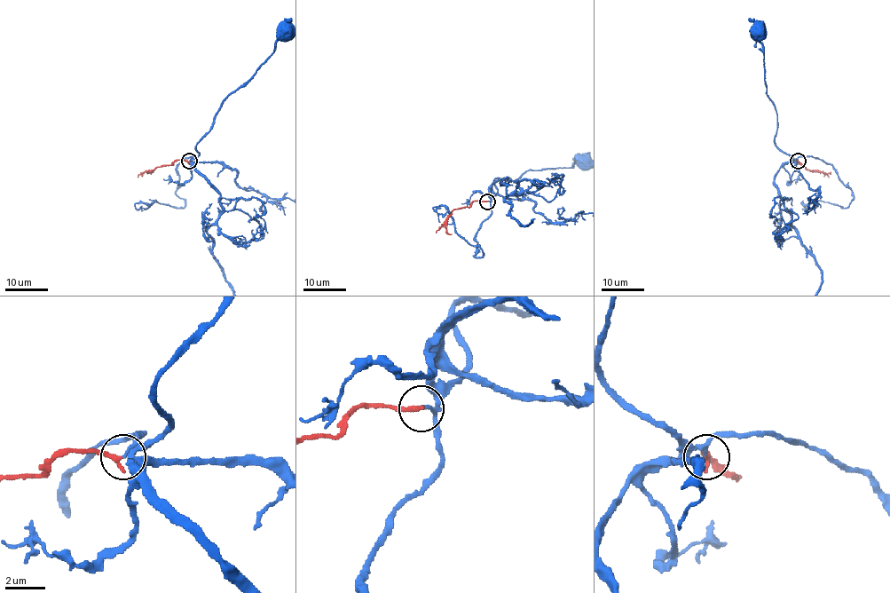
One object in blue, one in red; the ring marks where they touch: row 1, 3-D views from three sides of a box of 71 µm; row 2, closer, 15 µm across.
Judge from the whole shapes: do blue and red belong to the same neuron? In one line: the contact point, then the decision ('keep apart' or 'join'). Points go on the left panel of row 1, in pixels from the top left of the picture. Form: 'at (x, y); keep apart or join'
at (189, 161); join

